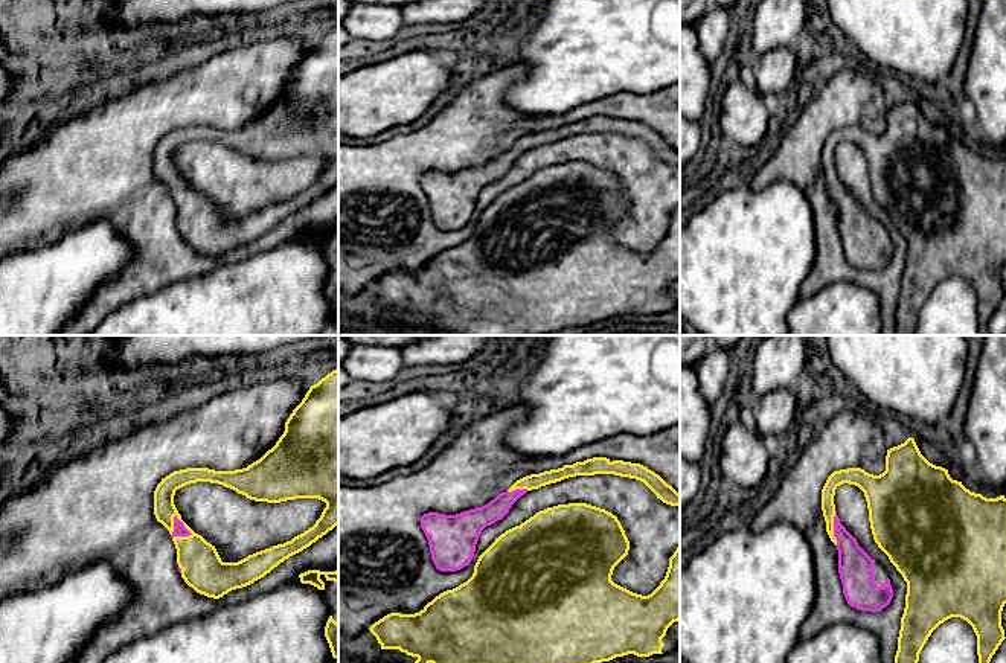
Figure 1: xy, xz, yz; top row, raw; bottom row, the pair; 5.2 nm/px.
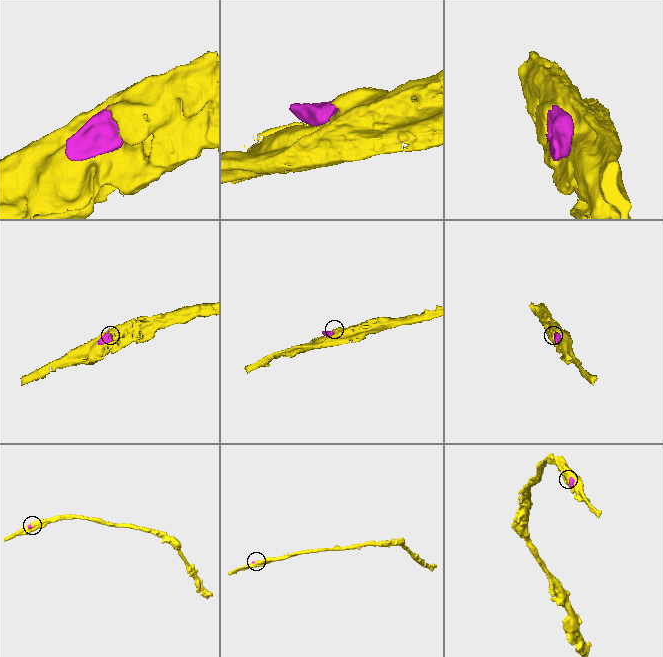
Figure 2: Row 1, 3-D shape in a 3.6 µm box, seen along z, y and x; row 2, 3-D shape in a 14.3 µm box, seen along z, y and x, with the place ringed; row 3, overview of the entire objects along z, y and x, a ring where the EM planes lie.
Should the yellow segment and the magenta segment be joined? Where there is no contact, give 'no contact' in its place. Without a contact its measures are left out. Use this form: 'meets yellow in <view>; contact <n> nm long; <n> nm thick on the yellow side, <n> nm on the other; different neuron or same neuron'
meets yellow in xy; contact 150 nm long; 220 nm thick on the yellow side, 60 nm on the other; same neuron

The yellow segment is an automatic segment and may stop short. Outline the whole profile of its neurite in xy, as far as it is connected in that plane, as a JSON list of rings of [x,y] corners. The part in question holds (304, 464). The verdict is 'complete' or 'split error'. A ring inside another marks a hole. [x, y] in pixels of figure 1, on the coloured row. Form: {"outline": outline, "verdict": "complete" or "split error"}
{"outline": [[[338,369],[311,386],[285,422],[285,431],[259,460],[235,471],[186,468],[174,471],[154,491],[154,515],[171,533],[177,549],[178,572],[197,593],[219,599],[232,590],[264,578],[290,556],[309,547],[338,524]],[[197,482],[218,483],[255,501],[280,503],[296,498],[319,498],[326,503],[312,527],[291,541],[248,555],[238,562],[223,562],[215,546],[195,533],[174,504],[175,491]]], "verdict": "split error"}

